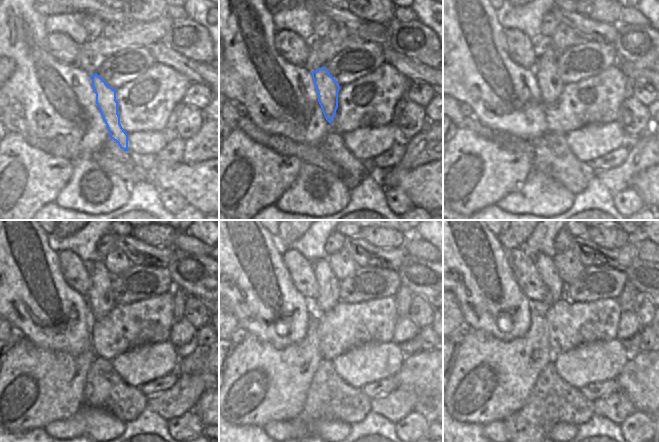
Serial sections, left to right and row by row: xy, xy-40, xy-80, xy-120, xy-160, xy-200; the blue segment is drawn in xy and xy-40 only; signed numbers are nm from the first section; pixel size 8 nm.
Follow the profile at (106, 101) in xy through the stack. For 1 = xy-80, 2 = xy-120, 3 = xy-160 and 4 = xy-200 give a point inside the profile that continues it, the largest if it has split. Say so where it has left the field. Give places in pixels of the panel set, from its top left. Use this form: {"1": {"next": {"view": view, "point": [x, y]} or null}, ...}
{"1": {"next": {"view": "xy-80", "point": [550, 86]}}, "2": {"next": {"view": "xy-120", "point": [100, 298]}}, "3": {"next": {"view": "xy-160", "point": [328, 285]}}, "4": {"next": {"view": "xy-200", "point": [544, 264]}}}

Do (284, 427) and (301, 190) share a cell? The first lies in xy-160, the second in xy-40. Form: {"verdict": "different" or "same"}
{"verdict": "same"}

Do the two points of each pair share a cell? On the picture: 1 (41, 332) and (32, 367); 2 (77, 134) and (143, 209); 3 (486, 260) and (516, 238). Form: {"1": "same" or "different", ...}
{"1": "different", "2": "different", "3": "different"}

